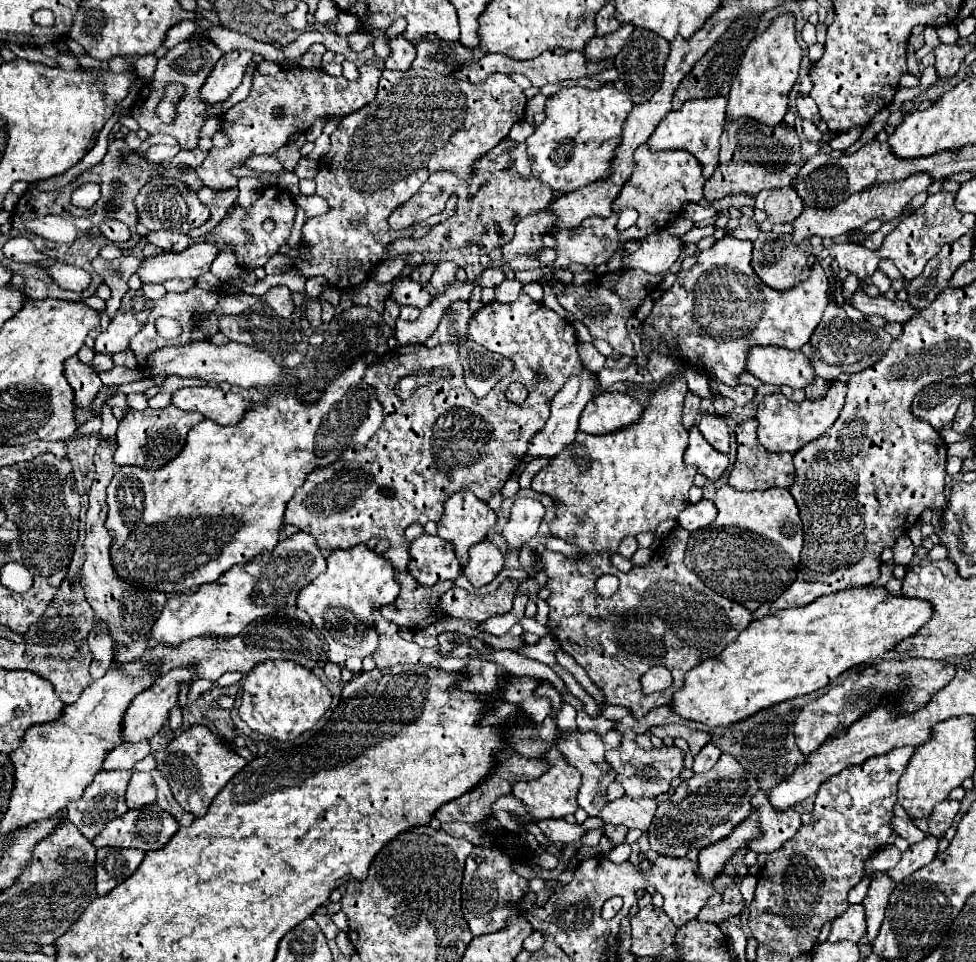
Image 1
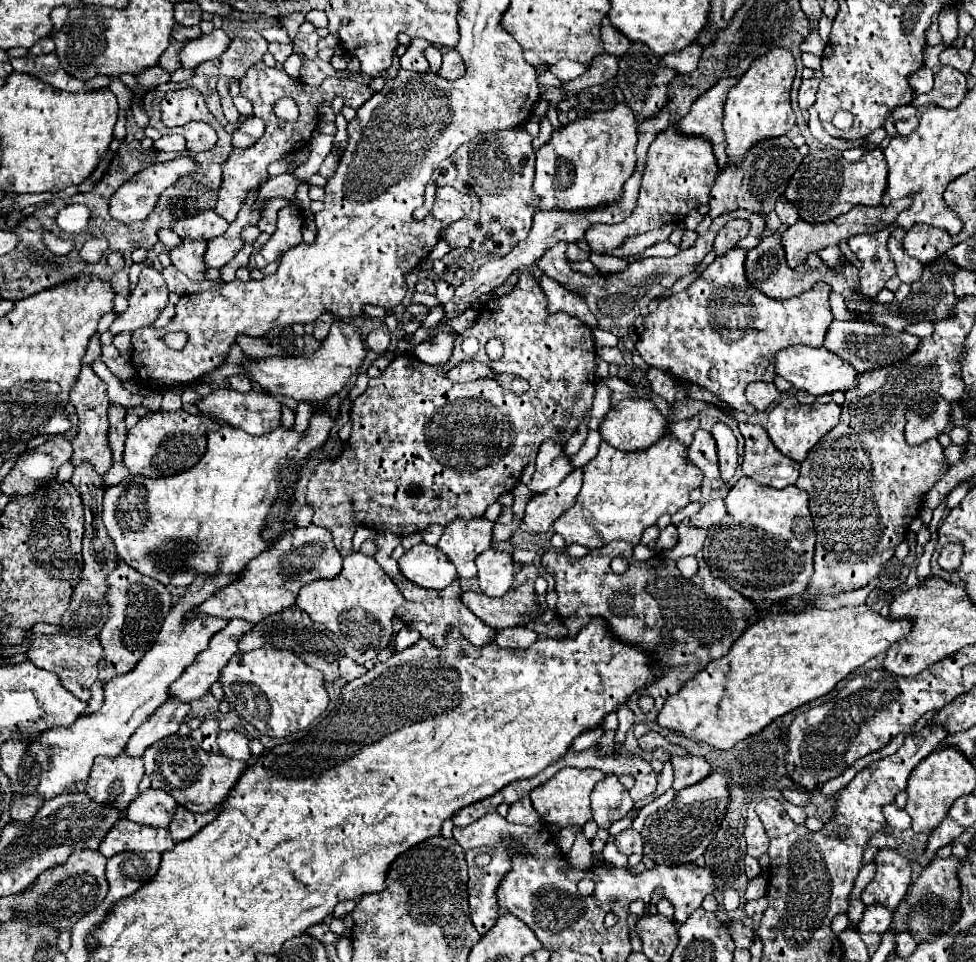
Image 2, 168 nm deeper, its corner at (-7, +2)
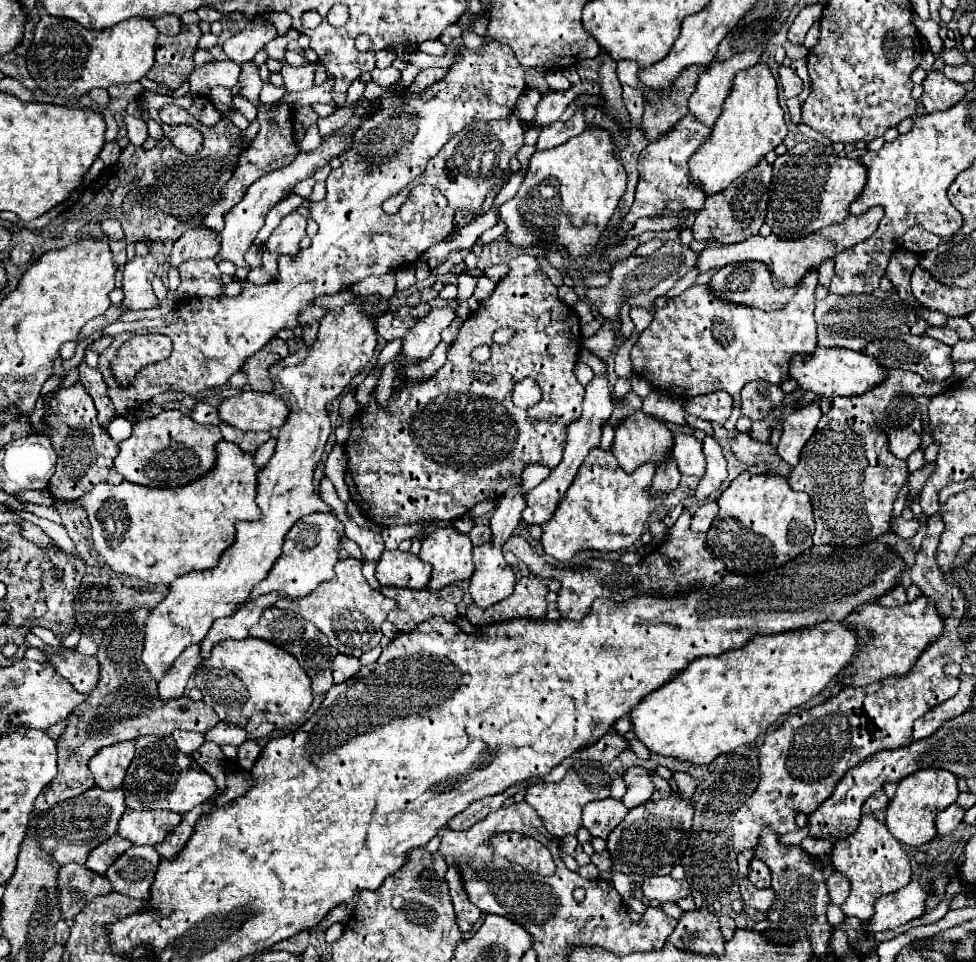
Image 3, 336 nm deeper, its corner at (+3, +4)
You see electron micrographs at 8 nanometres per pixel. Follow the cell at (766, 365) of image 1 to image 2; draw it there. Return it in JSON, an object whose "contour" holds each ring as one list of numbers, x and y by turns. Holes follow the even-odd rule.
{"contour":[[789,347,779,351,775,357,775,369,777,373,795,385,795,389,803,389,811,395,825,395,835,391,849,391,849,387,855,387,859,371,855,371,847,361,839,359,839,355,833,355,825,347,811,349,811,347]]}

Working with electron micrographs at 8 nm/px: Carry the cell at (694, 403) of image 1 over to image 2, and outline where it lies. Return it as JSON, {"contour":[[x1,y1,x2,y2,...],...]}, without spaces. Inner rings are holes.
{"contour":[[693,417,693,419,687,419,687,421,677,421,677,423,669,423,667,425,669,433,679,439,685,447,691,445,691,439,693,439,693,433,699,429,699,419]]}

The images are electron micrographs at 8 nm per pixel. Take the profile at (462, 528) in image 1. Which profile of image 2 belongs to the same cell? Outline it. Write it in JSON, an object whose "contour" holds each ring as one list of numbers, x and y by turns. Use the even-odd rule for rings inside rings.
{"contour":[[483,517,469,521,455,519,445,527,437,547,457,567,457,575,461,579,473,579,477,575,475,557,491,547,491,535,493,523]]}

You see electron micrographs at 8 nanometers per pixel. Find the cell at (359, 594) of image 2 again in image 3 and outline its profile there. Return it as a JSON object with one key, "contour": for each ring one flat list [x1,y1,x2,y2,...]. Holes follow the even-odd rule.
{"contour":[[339,559,335,565,335,579,321,583,309,597,293,603,295,611,317,625,339,649,339,653,351,657,361,657,365,651,379,645,379,639,383,635,381,623,387,619,387,613,397,607,397,601,387,599,365,581,361,567,363,563,359,559]]}

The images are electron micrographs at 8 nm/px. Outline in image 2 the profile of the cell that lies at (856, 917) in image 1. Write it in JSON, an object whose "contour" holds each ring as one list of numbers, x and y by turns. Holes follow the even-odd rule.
{"contour":[[873,903,865,909,863,919,857,927,859,933,885,933,891,927,893,921,893,913,889,907,883,907,879,903]]}

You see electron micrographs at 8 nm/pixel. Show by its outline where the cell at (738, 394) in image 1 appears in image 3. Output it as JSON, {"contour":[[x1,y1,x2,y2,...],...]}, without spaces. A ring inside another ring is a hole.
{"contour":[[751,381,741,389,741,411,751,421,765,419,771,409,783,403,783,391,779,385,769,385,767,381]]}

